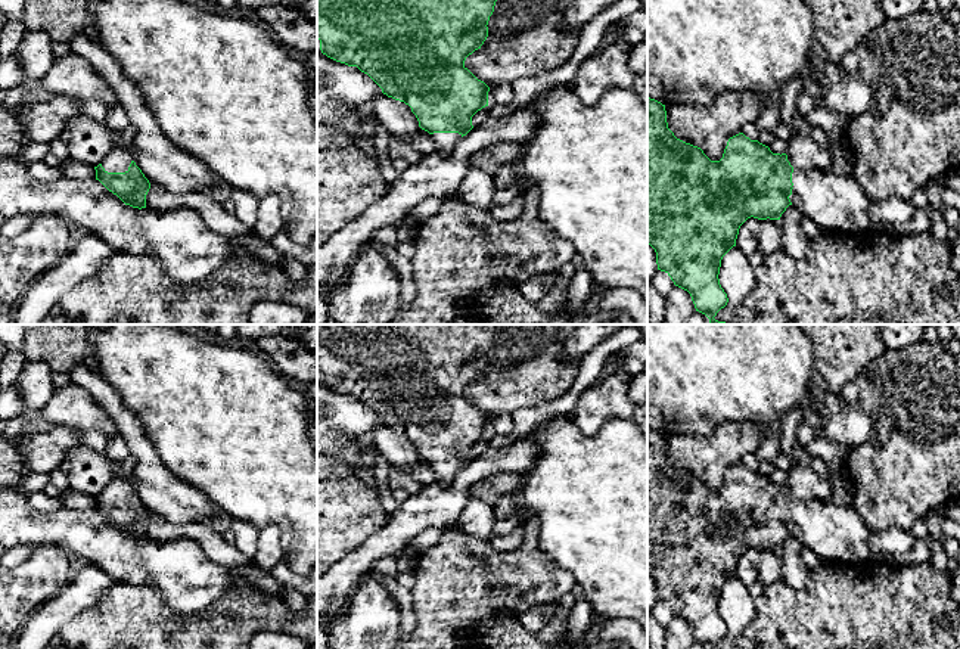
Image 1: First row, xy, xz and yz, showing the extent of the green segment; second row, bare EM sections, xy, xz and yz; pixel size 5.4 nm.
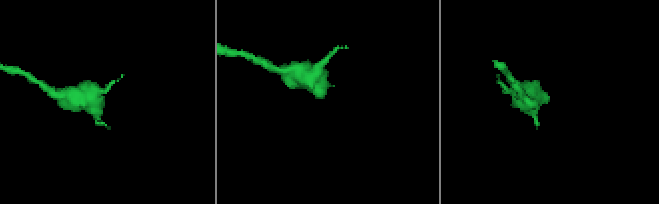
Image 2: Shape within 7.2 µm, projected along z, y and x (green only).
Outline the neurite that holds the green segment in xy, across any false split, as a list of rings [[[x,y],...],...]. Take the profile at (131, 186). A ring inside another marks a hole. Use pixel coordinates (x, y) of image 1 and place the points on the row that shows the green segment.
[[[125,146],[115,148],[94,170],[96,180],[125,205],[139,209],[146,208],[146,195],[150,183],[136,165]]]

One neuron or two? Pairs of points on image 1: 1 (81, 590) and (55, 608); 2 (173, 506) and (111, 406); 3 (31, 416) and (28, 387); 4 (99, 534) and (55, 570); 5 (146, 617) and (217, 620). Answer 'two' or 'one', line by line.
1: one
2: one
3: one
4: two
5: one

